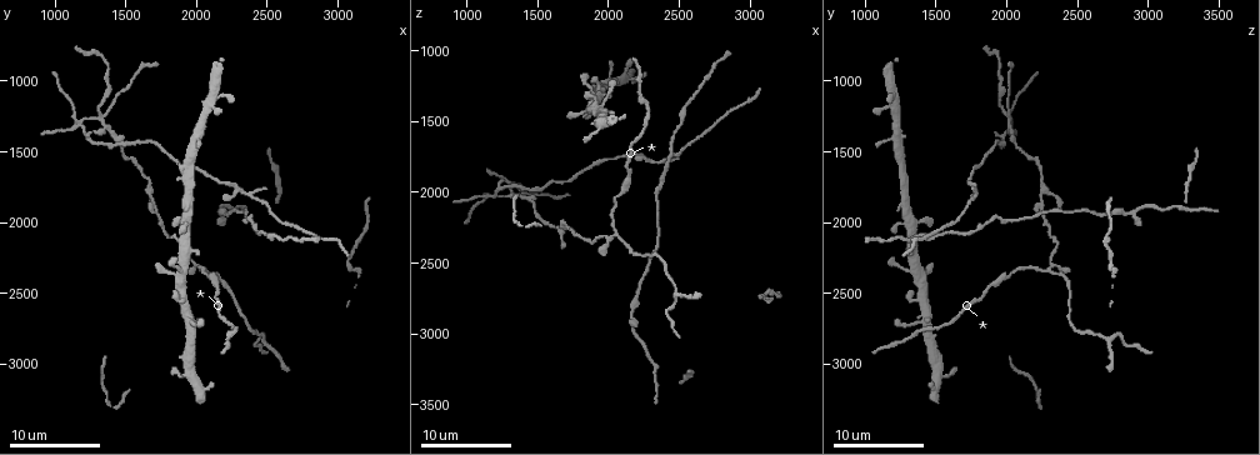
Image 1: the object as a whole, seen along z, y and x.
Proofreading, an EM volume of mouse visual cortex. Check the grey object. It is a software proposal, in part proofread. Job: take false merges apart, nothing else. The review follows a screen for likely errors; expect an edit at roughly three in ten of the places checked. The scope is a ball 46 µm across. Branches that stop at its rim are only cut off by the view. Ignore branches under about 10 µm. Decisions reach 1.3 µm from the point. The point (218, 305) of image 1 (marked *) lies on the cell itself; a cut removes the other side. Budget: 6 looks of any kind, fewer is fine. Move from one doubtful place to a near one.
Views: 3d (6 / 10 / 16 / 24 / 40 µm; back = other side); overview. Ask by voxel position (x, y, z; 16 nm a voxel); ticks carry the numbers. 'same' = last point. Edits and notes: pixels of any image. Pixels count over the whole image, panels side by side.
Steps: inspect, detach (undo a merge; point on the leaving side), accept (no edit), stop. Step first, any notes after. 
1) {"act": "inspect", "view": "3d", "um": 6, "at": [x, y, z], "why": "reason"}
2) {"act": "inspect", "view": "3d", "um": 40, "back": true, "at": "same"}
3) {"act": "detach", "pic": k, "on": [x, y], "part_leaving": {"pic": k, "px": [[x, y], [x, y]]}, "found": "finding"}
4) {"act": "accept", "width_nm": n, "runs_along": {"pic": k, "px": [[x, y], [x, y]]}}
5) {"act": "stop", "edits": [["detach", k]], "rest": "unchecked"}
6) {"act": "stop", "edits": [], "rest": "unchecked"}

{"act": "inspect", "view": "3d", "um": 10, "at": [2460, 2820, 2720], "why": "abrupt turn"}

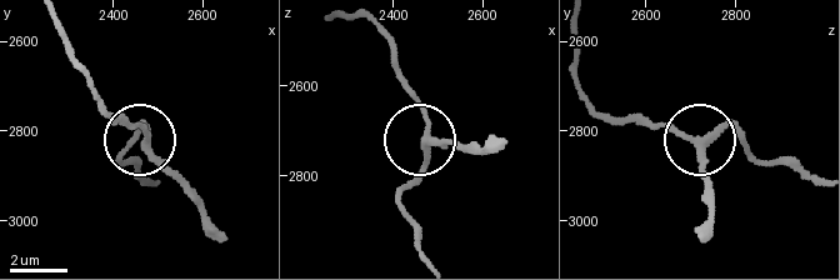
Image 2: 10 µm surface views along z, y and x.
{"act": "inspect", "view": "3d", "um": 10, "back": true, "at": [2475, 2820, 2720]}

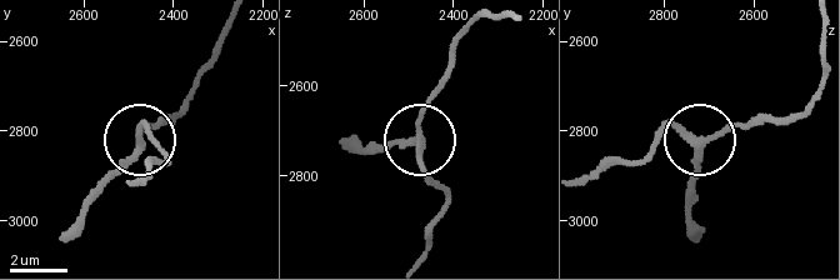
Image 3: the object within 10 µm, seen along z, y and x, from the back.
{"act": "accept", "arms": 3, "runs_along": {"pic": 3, "px": [[818, 94], [796, 113], [768, 115], [705, 139], [689, 185]]}, "found": "all the same cell"}

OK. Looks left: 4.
{"act": "inspect", "view": "3d", "um": 6, "at": [2060, 2340, 2280], "why": "four arms meet"}

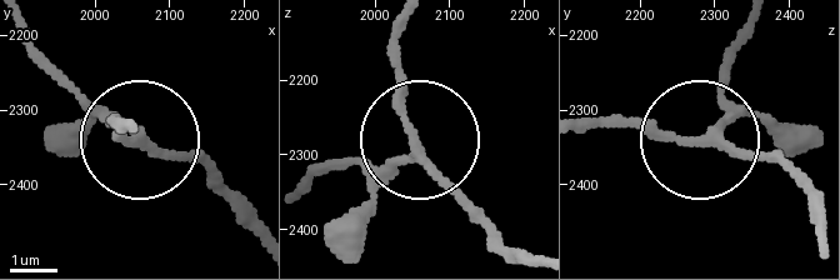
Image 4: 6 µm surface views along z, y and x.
{"act": "accept", "runs_along": {"pic": 4, "px": [[580, 131], [640, 123], [711, 135], [803, 191]]}, "found": "continuous, no second cell"}

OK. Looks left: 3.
{"act": "inspect", "view": "3d", "um": 10, "at": [1300, 1260, 2020], "why": "four arms meet"}

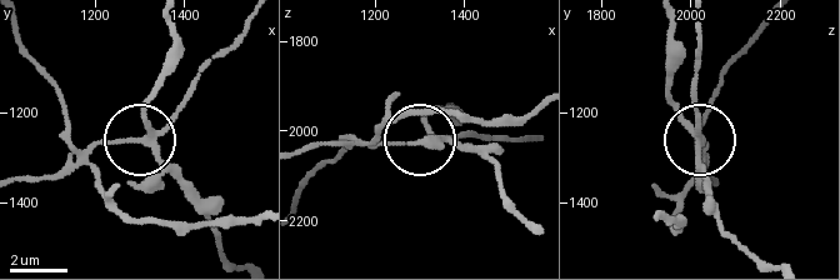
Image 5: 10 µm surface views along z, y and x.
{"act": "inspect", "view": "3d", "um": 6, "at": [1300, 1265, 2020], "why": "zoom in"}

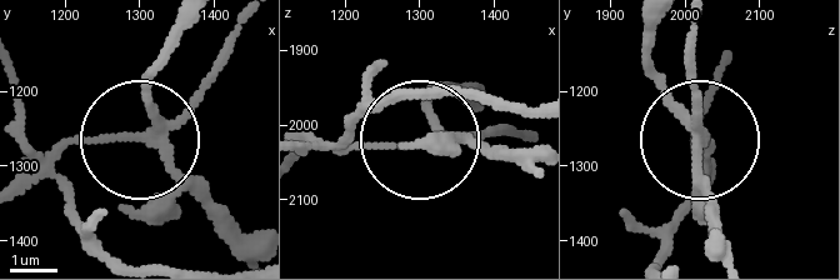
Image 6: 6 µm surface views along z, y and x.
{"act": "detach", "pic": 6, "on": [208, 86], "arms": 4, "found": "two cells meet here"}

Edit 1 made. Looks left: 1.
{"act": "stop", "edits": [["detach", 6]], "rest": "unchecked"}

